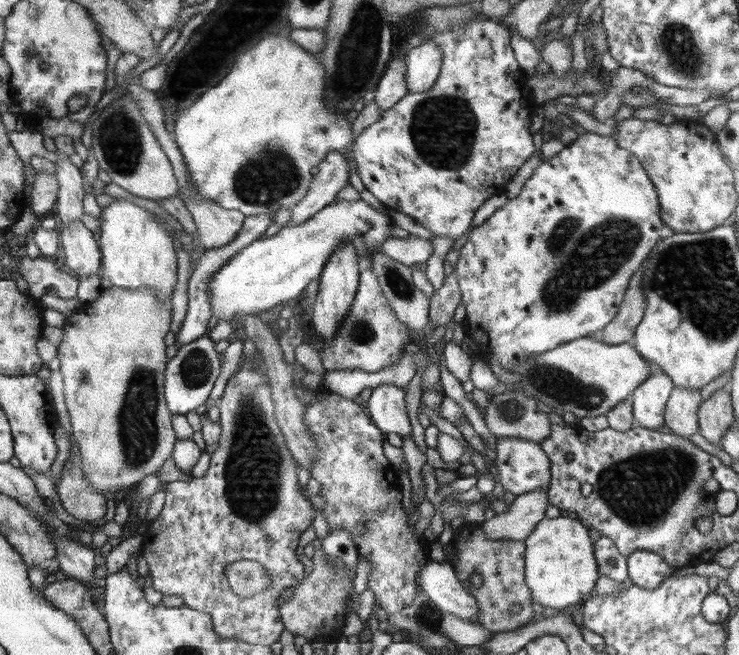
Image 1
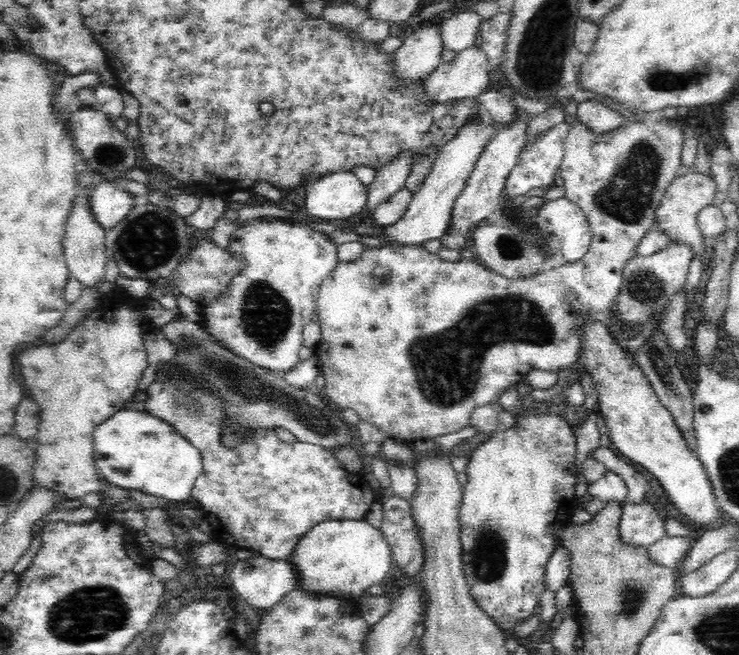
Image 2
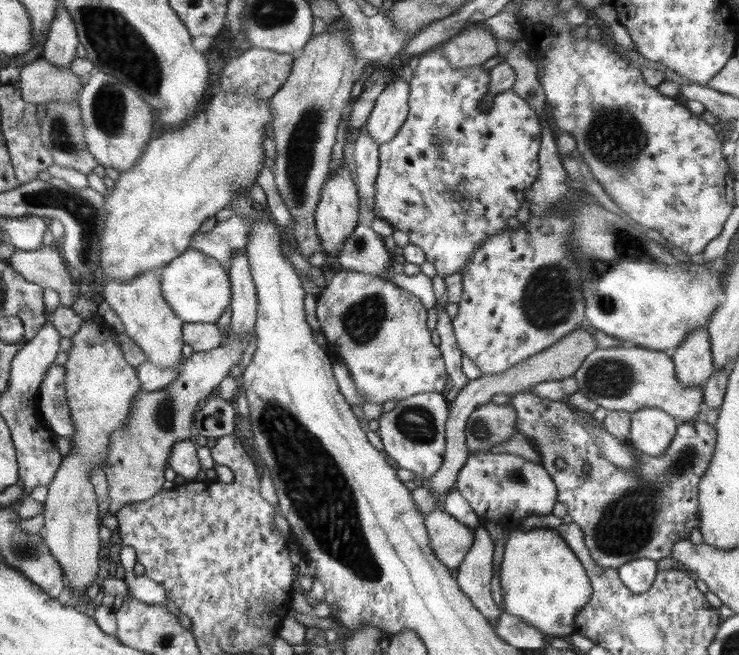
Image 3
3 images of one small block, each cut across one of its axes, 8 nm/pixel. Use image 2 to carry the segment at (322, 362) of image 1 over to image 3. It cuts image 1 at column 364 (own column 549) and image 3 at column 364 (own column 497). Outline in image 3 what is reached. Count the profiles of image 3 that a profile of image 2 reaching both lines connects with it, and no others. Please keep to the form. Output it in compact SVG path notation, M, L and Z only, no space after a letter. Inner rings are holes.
M343 269L317 294L316 316L320 333L328 341L327 352L344 360L350 382L363 403L384 405L389 400L400 401L420 393L443 394L448 374L440 350L431 342L427 310L420 299L404 287L396 286L387 277Z

